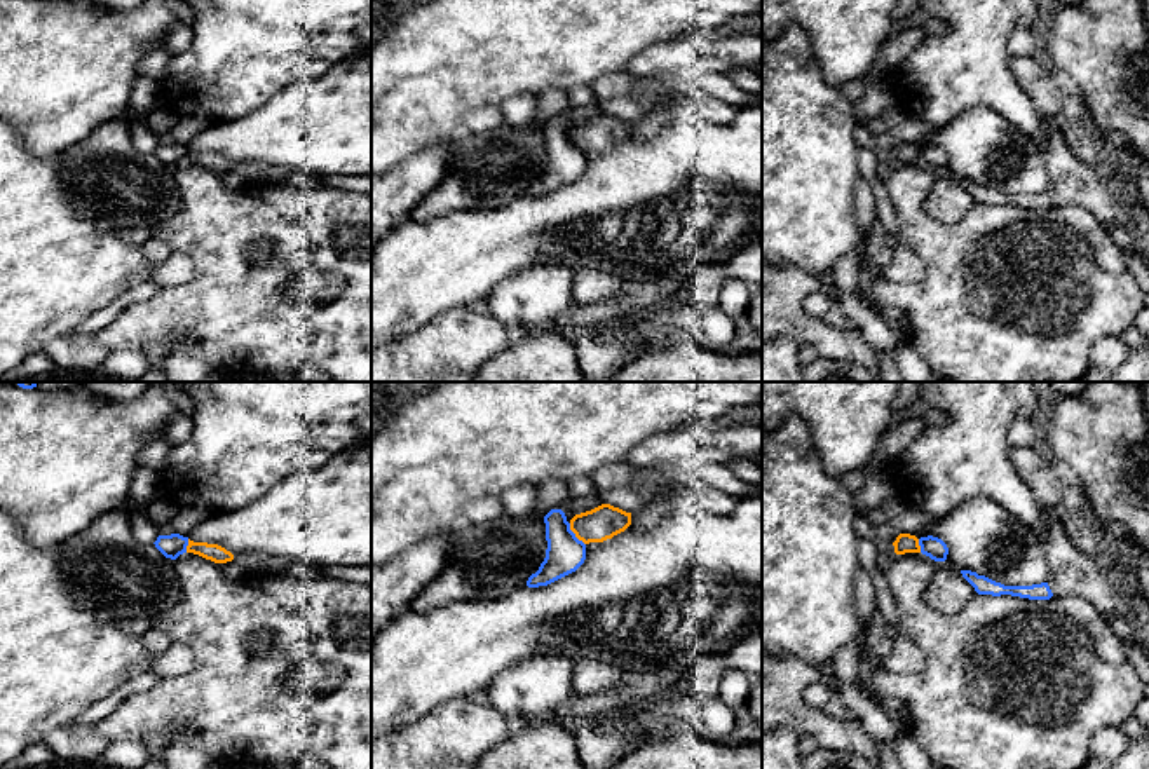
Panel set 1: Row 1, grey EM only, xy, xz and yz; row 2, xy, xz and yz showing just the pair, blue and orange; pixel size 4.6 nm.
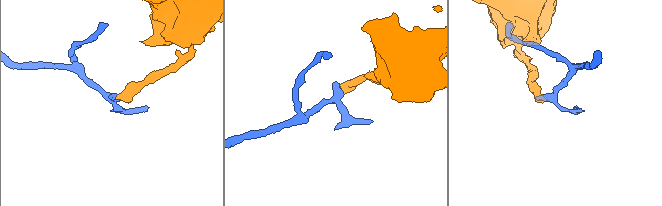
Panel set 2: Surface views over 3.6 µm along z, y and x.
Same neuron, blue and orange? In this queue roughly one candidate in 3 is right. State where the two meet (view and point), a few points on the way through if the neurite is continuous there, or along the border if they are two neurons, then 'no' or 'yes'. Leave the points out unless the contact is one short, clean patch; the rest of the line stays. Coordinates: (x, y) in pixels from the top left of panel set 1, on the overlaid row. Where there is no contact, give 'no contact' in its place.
xz (574, 534) | along xz (569, 524), (569, 529), (584, 544) | no

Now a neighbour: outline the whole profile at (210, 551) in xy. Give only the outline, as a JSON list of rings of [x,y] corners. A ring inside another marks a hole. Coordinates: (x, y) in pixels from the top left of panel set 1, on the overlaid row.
[[[188,539],[187,553],[199,555],[214,563],[227,563],[234,560],[234,555],[218,544],[194,542],[190,539]]]

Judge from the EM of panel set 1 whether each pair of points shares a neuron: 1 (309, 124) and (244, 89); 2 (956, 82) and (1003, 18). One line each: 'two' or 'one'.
1: two
2: one

